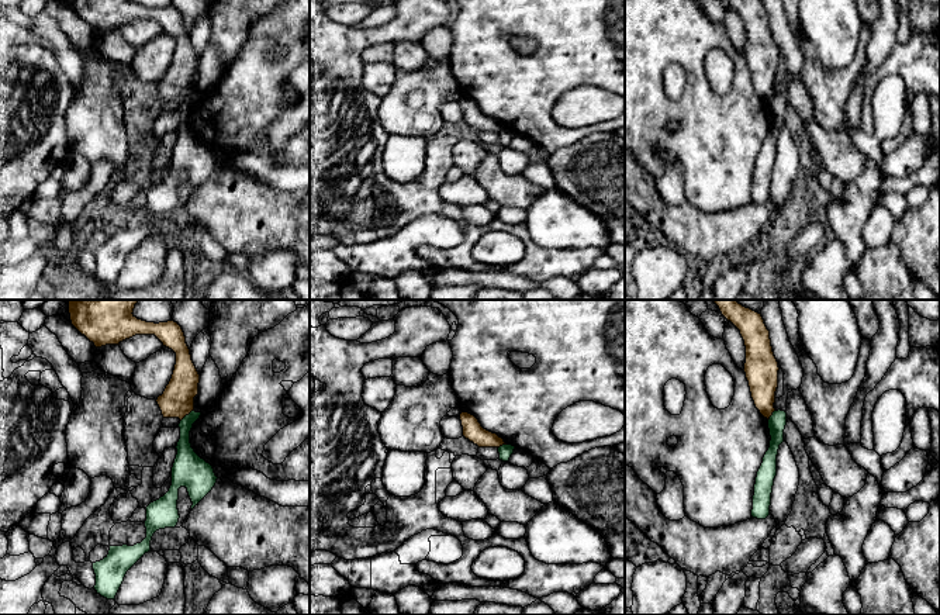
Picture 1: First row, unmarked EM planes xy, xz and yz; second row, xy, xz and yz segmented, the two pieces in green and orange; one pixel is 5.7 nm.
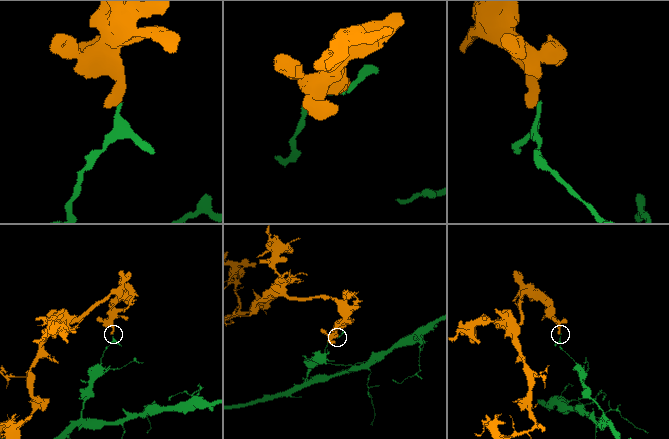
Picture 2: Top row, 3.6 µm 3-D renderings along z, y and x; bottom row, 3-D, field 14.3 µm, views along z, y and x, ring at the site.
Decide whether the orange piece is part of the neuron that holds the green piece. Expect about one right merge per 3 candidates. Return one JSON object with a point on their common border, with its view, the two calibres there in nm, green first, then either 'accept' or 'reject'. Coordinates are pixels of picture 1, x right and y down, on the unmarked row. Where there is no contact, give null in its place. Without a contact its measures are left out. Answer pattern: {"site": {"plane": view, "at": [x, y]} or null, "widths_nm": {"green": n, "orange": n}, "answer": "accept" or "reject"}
{"site": {"plane": "xy", "at": [186, 100]}, "widths_nm": {"green": 130, "orange": 190}, "answer": "reject"}

